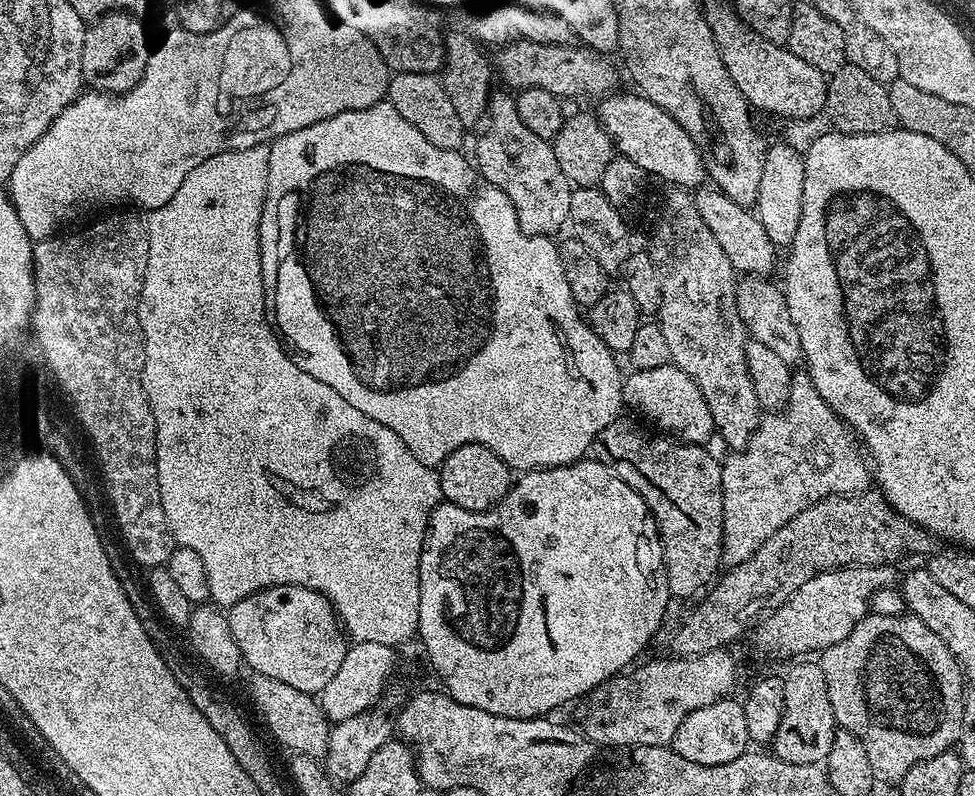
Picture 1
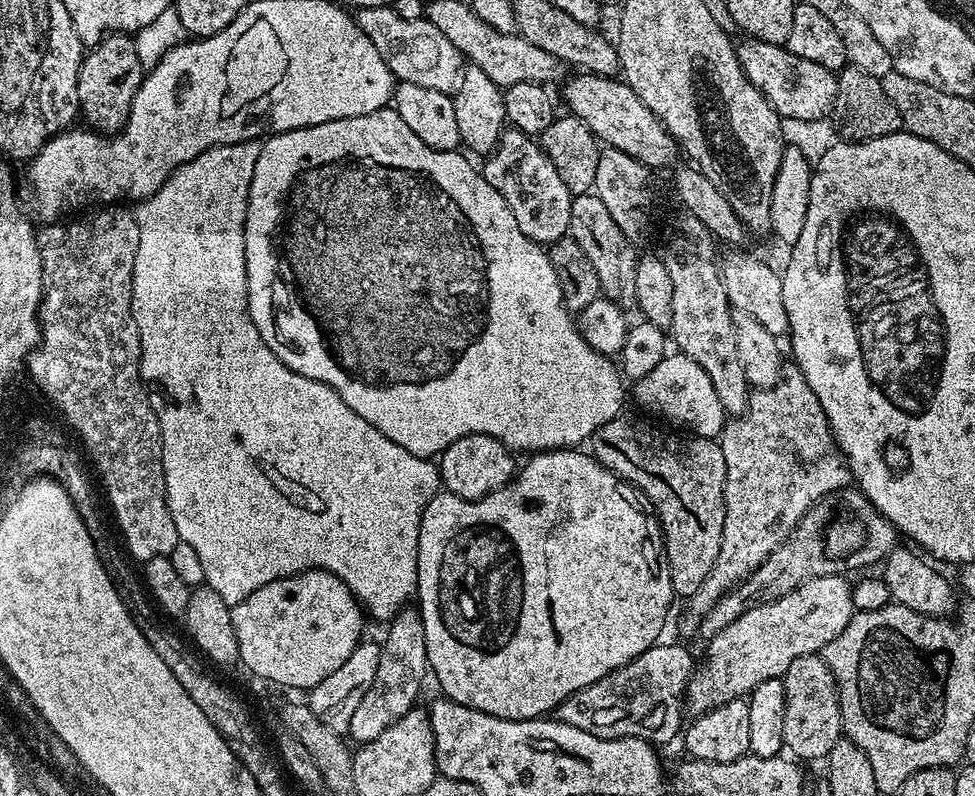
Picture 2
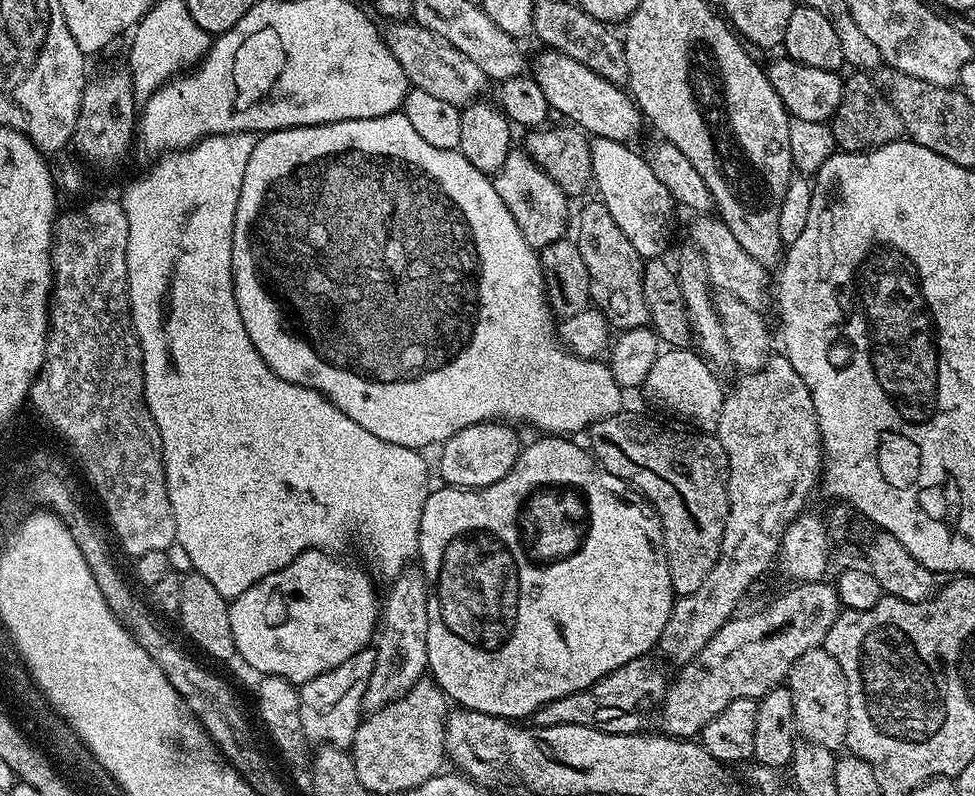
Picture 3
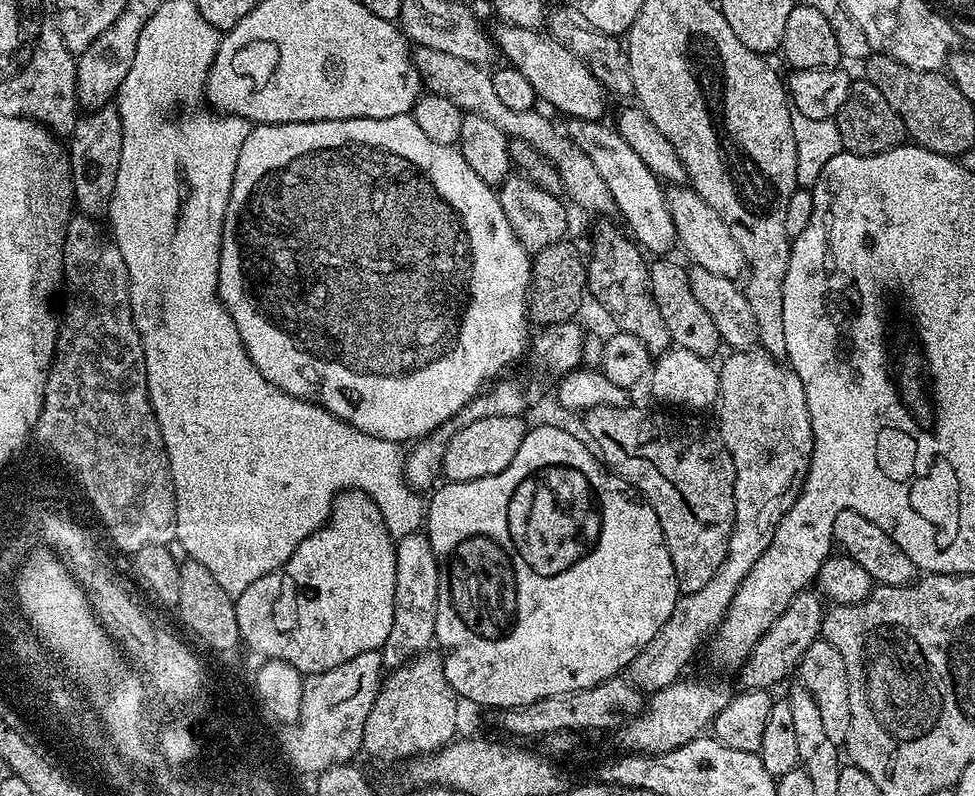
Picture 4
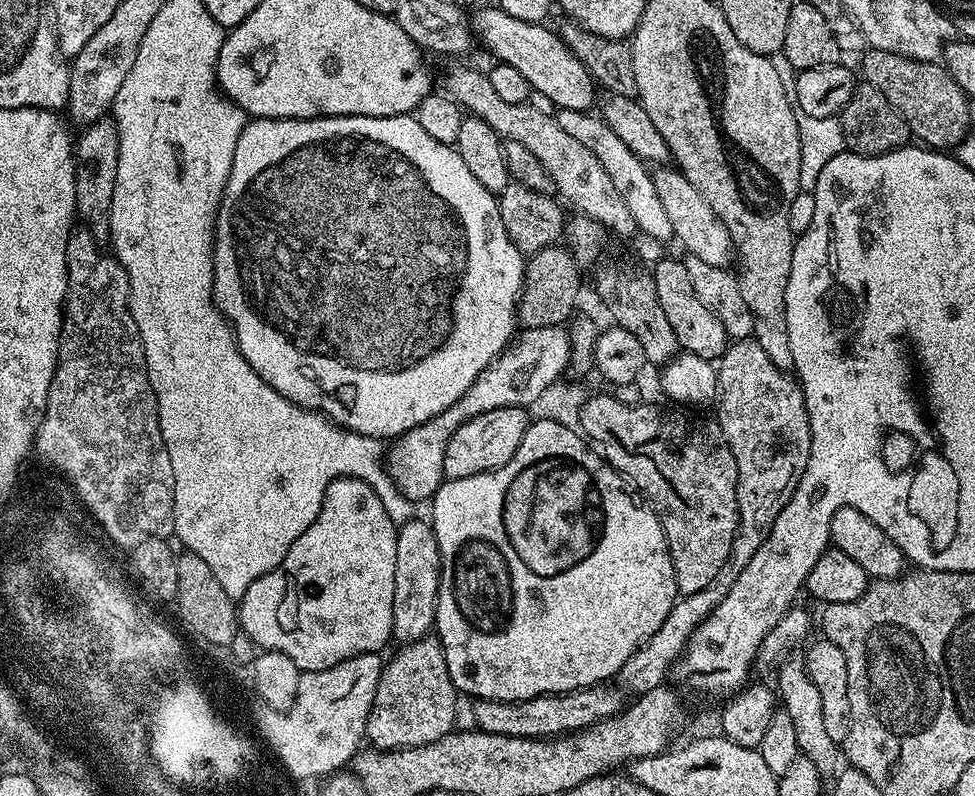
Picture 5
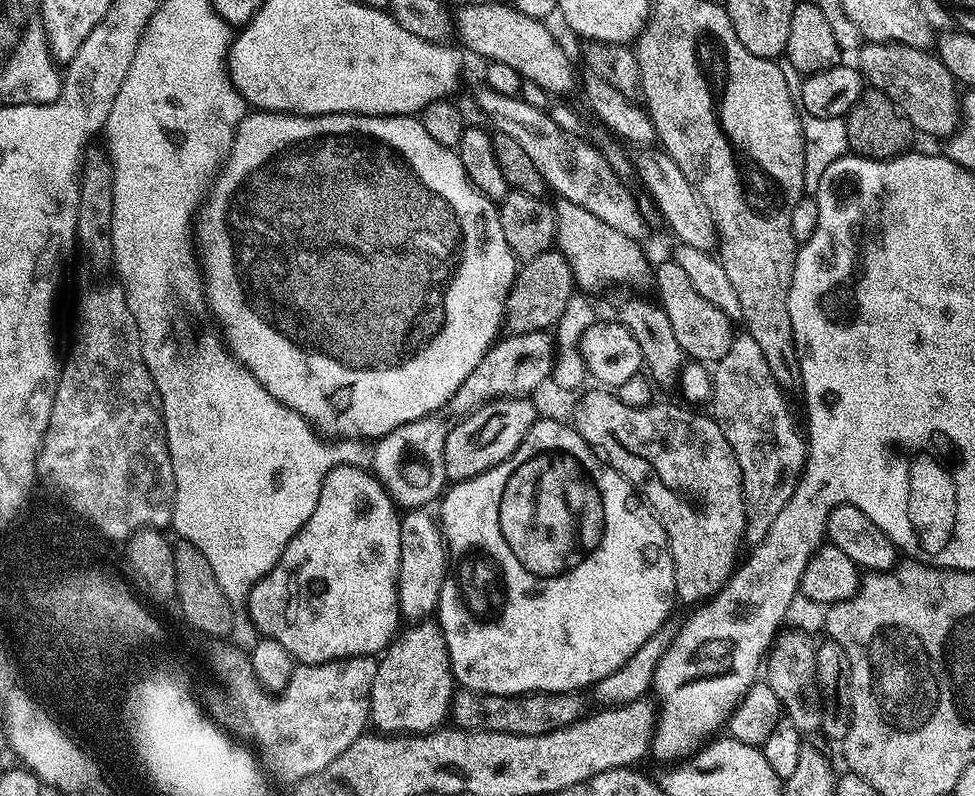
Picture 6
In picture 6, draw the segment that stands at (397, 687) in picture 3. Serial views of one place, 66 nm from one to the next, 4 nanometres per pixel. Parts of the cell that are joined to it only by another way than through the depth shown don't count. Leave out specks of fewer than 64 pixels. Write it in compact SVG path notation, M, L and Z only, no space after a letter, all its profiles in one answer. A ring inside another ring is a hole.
M408 510L403 513L400 522L400 561L398 562L398 602L400 615L405 621L414 622L437 611L440 602L440 585L446 575L450 560L446 555L446 544L437 521L427 516L424 510Z

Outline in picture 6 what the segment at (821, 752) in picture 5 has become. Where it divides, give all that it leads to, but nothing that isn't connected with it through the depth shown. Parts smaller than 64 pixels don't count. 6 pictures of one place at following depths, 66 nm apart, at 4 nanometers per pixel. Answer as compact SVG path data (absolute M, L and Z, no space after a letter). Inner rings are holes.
M792 628L781 631L773 640L771 648L766 657L766 667L763 669L763 679L774 690L781 709L786 713L787 719L798 726L802 734L816 732L820 726L821 713L811 704L812 692L814 696L814 685L816 684L816 649L817 645L804 632Z

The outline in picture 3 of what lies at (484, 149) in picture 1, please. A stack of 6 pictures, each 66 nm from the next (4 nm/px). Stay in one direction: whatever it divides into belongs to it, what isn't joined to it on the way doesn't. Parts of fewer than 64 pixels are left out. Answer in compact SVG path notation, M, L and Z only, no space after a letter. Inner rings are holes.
M513 150L506 154L506 162L491 177L494 190L498 190L498 198L506 204L506 210L518 222L518 230L522 230L522 238L531 248L537 250L550 246L550 242L558 242L565 239L567 230L570 228L570 216L568 220L569 197L546 174L530 159L522 150Z

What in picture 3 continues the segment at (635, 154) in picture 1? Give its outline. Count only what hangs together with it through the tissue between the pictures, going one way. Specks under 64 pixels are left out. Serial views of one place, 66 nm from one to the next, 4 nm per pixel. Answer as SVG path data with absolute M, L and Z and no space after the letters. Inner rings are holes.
M551 50L541 51L536 61L531 61L530 72L536 77L538 86L542 86L542 94L546 94L546 102L553 113L565 116L565 121L583 130L589 137L632 142L640 132L642 113L635 100L621 85L606 82L594 70L586 70L582 62L574 62L574 58L566 58L566 54Z

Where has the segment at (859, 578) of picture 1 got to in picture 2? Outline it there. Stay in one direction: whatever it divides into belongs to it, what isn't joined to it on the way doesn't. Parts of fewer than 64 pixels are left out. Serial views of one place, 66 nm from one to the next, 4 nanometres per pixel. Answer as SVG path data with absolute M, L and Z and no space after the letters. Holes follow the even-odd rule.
M843 575L816 576L799 584L790 594L778 598L769 604L759 604L742 614L726 630L707 641L704 665L697 667L688 679L688 688L684 691L684 702L687 711L693 717L703 716L704 713L714 710L731 700L739 700L752 695L752 692L762 682L783 677L785 670L794 662L794 658L814 656L823 653L824 648L846 630L850 618L854 614L852 607L852 584L844 581Z

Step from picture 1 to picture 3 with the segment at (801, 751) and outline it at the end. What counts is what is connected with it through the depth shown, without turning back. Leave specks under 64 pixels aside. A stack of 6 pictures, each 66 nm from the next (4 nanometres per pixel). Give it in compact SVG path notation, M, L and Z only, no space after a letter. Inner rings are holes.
M823 646L806 650L806 654L790 666L786 686L794 698L797 729L813 744L833 750L843 749L848 743L850 698L846 690L846 674L842 674L842 666L838 666L834 657Z

